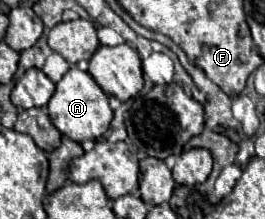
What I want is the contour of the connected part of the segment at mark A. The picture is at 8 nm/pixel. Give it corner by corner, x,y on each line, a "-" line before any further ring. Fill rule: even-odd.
75,65
57,83
53,97
47,103
47,111
49,111
53,125
63,135
67,135
69,139
73,139
77,143
83,143
87,139
91,139
91,141
99,139
109,129
109,123
113,119
113,111
109,107
109,97
103,93
103,89
95,83
95,79
87,71
81,71

